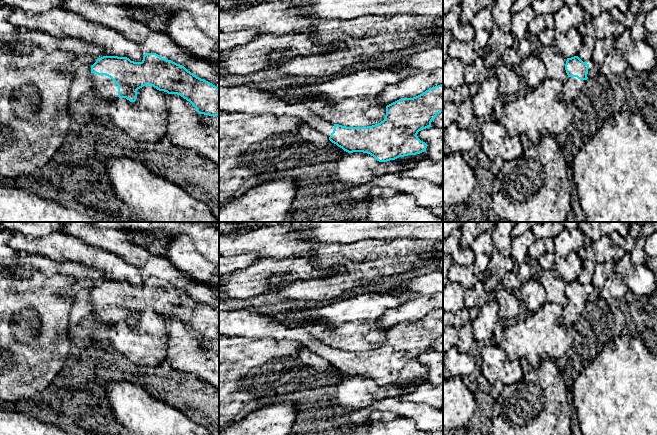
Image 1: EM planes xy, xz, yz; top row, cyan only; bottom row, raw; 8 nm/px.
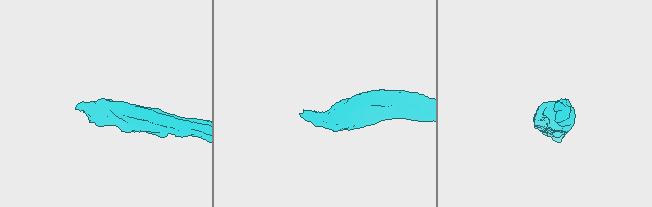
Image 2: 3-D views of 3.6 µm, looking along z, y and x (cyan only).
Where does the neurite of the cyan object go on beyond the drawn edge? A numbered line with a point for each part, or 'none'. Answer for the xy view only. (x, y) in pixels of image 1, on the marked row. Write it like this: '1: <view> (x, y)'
1: xy (103, 85)

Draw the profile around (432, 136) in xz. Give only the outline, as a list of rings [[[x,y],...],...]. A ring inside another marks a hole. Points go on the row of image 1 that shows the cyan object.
[[[428,127],[418,132],[418,138],[427,144],[427,158],[434,162],[443,161],[443,128]]]

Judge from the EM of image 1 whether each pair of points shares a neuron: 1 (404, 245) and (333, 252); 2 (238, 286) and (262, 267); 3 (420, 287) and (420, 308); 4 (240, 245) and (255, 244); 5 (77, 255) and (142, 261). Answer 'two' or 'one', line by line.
1: one
2: one
3: two
4: one
5: two

